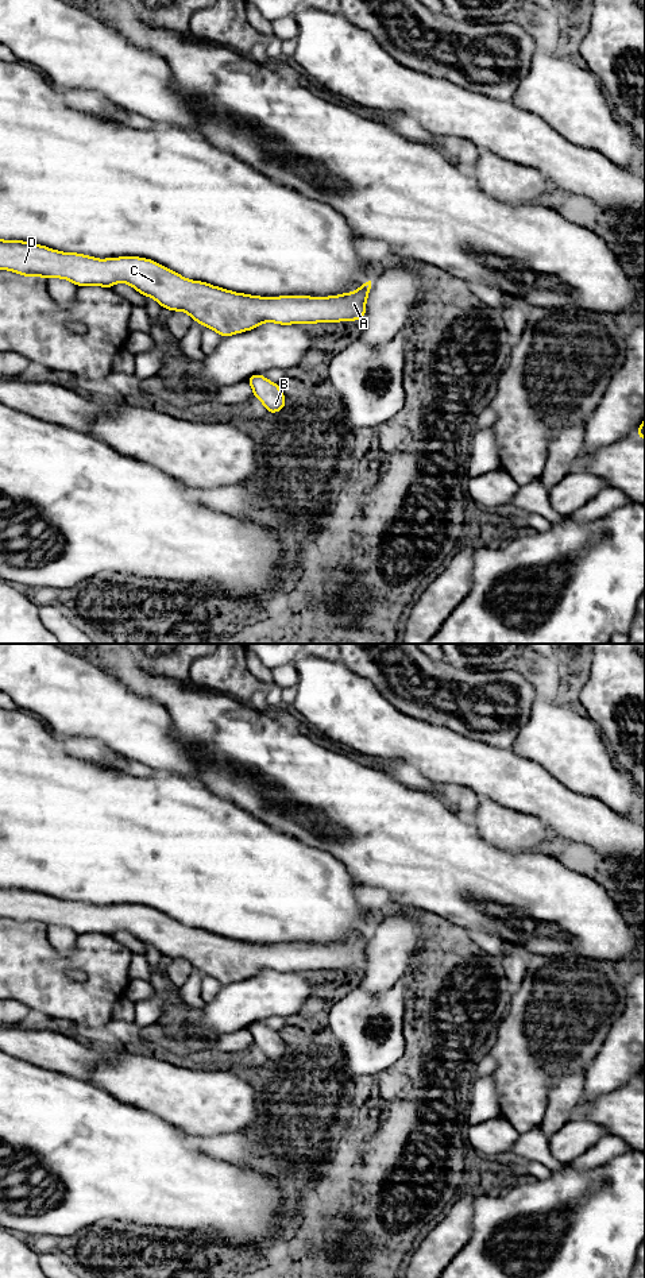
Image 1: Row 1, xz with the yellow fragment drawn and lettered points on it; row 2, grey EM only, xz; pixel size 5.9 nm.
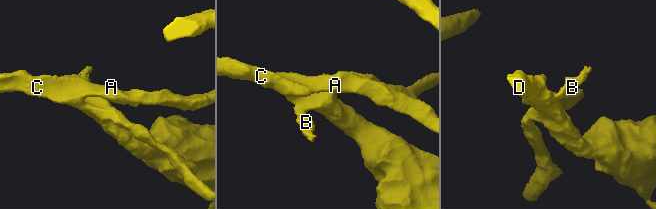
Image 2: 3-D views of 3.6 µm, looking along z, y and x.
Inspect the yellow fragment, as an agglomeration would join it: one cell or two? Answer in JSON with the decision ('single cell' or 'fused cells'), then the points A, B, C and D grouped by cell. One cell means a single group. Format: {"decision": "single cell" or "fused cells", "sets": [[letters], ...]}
{"decision": "single cell", "sets": [["A", "B", "C", "D"]]}

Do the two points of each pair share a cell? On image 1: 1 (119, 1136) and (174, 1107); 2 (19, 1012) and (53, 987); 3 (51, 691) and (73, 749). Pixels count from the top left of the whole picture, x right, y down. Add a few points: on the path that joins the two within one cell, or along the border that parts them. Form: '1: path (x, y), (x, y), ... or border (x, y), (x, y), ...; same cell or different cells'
1: border (127, 1103), (149, 1111), (184, 1131); different cells
2: border (14, 999), (31, 1008); different cells
3: border (66, 737), (92, 737), (100, 742); different cells

